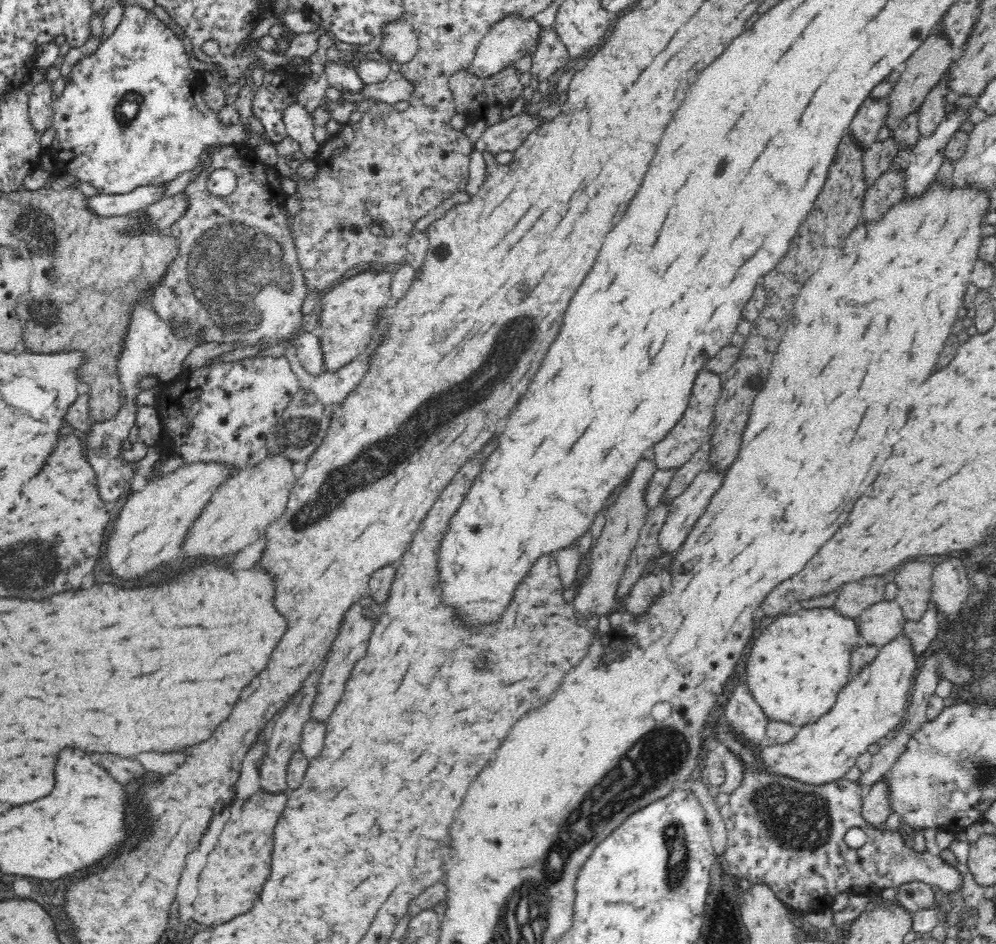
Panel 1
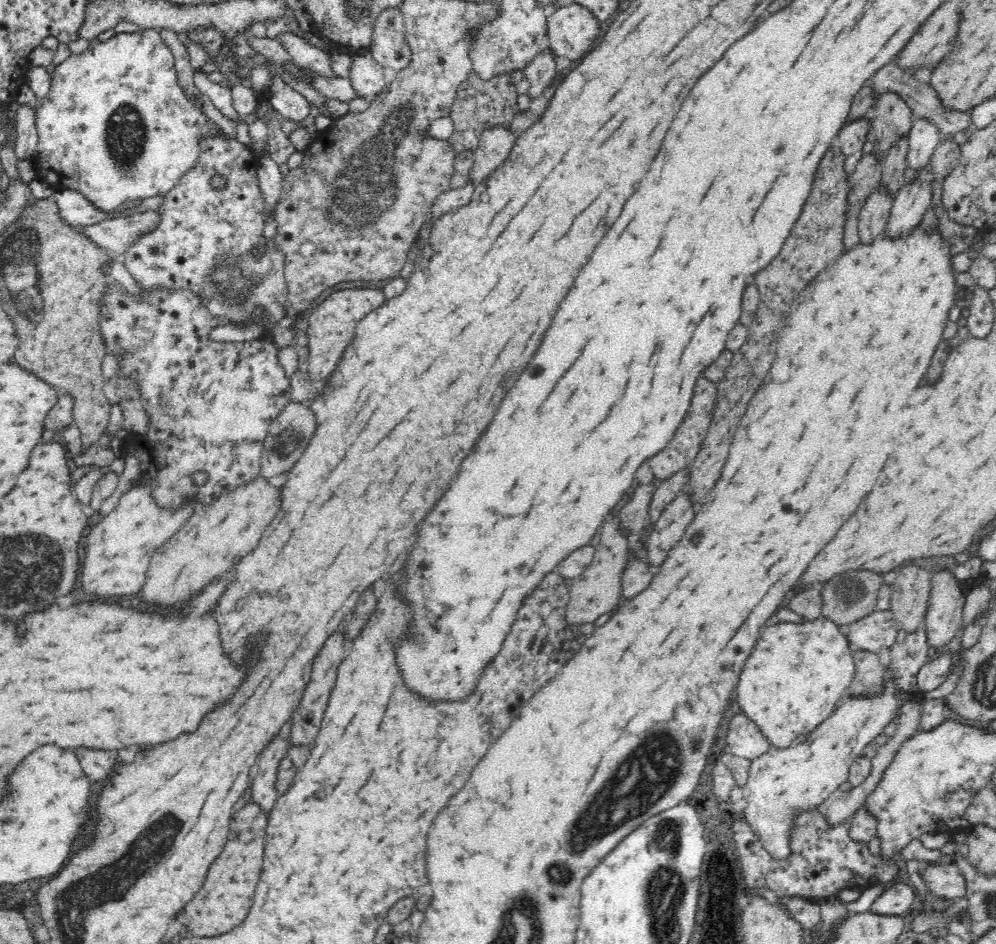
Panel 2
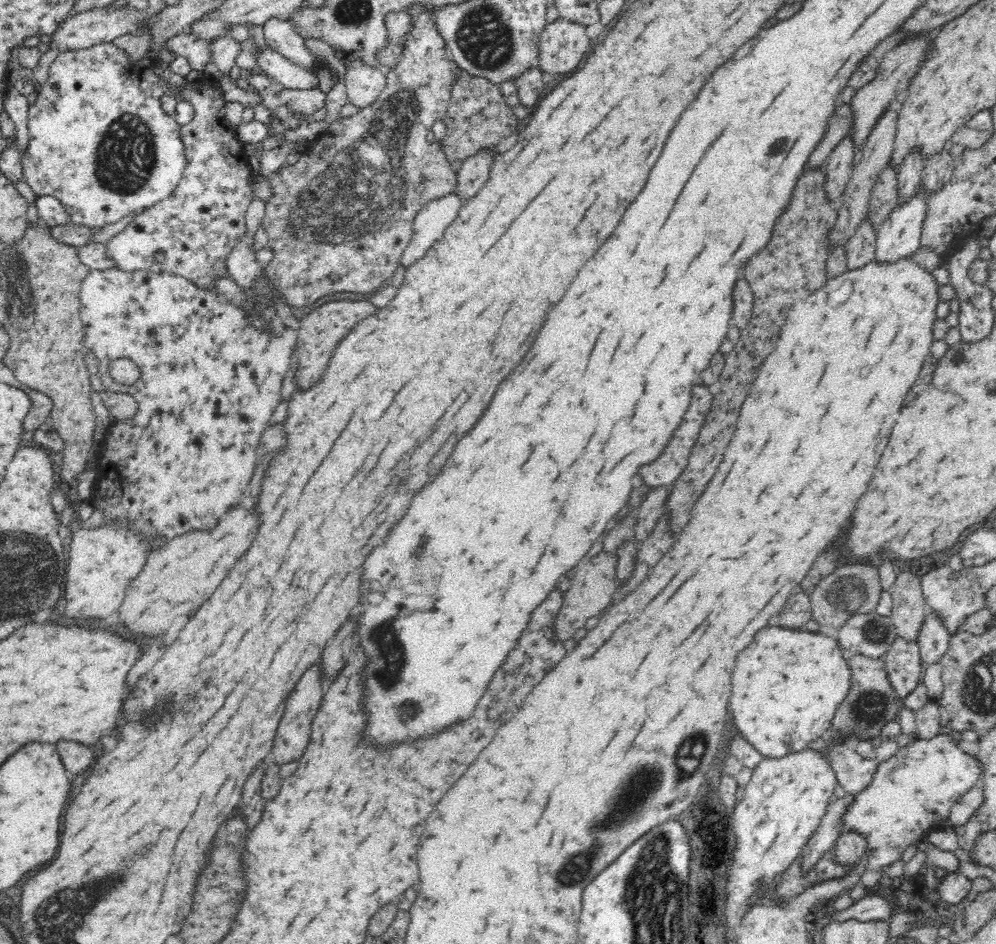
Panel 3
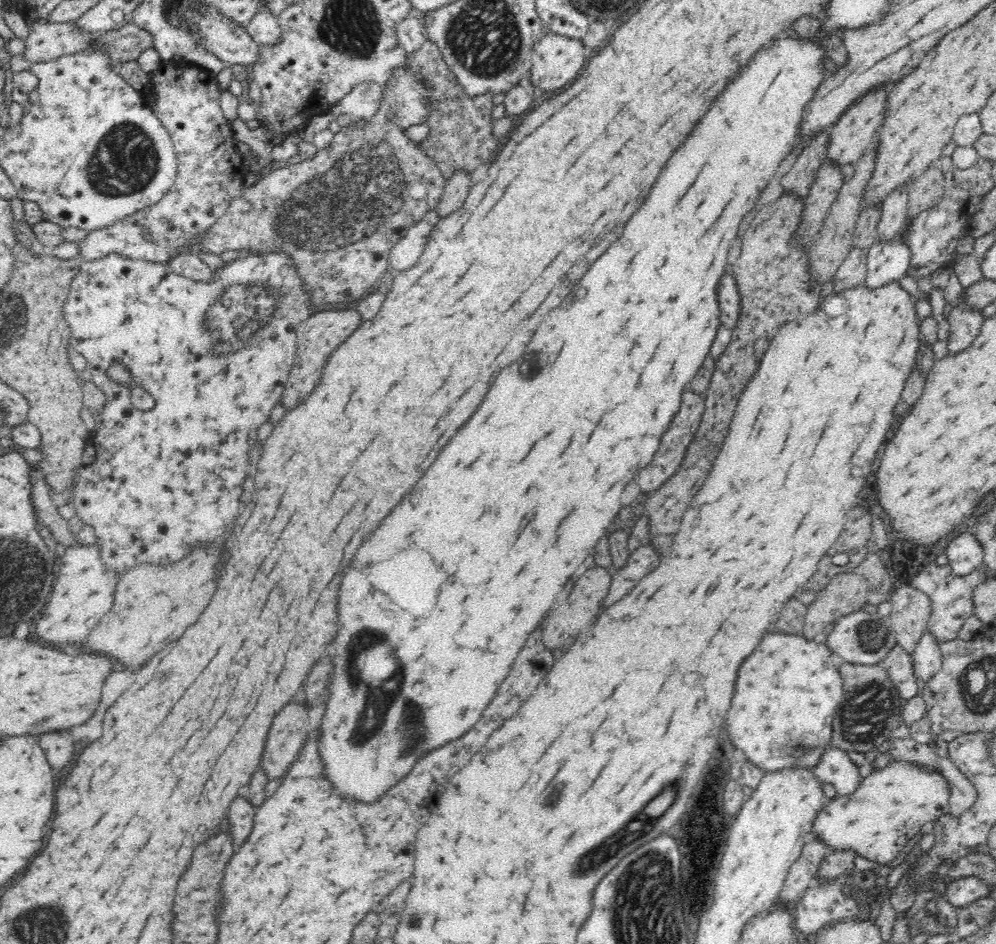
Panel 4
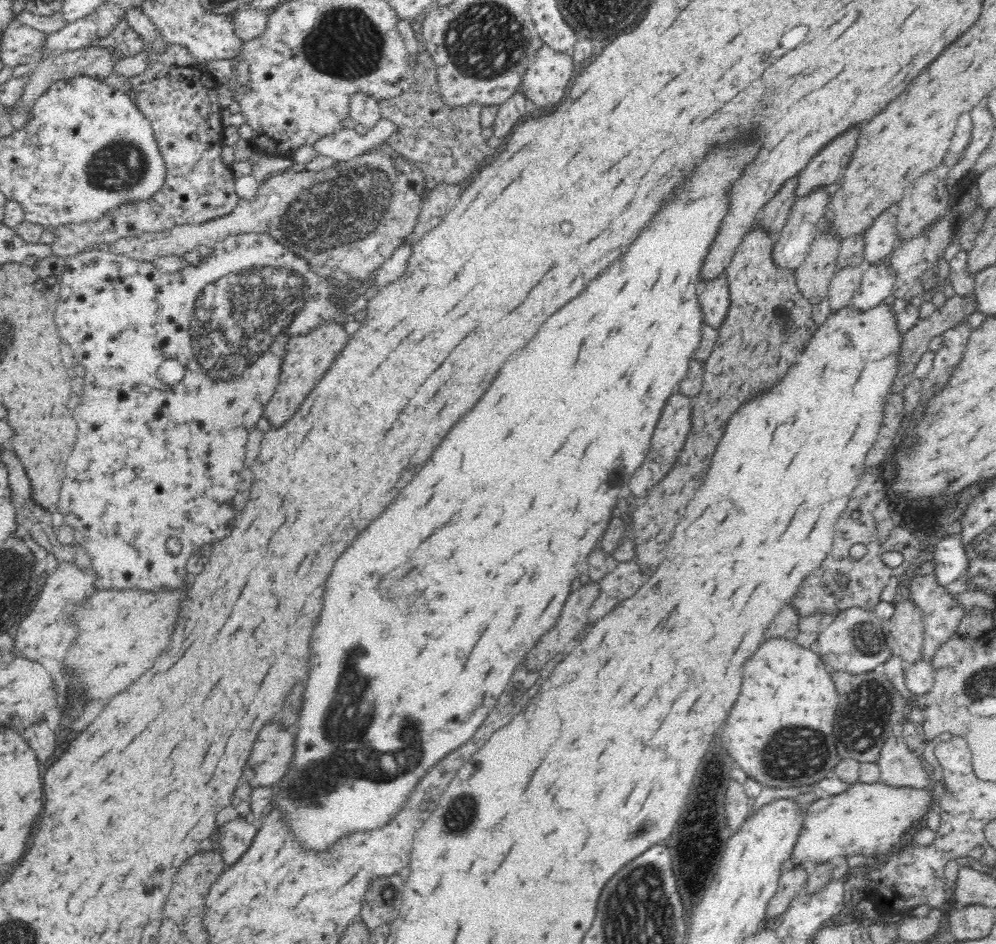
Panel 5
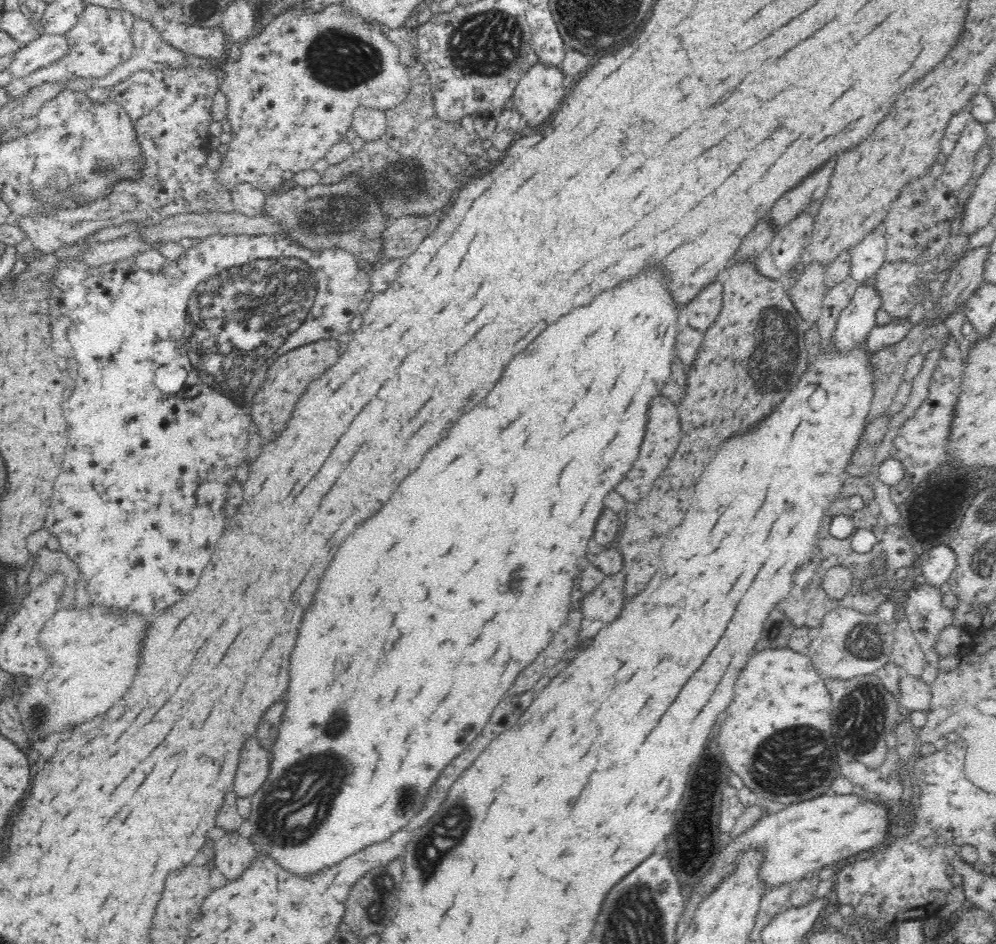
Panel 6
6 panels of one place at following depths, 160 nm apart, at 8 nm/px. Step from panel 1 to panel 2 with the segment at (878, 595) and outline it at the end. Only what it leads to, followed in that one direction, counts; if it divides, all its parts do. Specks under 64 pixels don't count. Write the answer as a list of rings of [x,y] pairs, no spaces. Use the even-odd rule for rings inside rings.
[[[848,570],[834,576],[834,580],[822,584],[820,614],[843,629],[856,619],[872,614],[877,608],[878,591],[884,584],[882,577],[882,573],[870,570]],[[848,582],[852,582],[852,586],[848,586]]]

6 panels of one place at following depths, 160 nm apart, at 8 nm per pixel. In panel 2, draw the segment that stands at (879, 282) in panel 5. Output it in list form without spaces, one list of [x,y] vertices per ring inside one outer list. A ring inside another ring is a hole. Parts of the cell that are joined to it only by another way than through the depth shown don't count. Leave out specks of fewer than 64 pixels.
[[[928,168],[918,172],[917,179],[911,183],[907,181],[901,185],[895,194],[890,214],[886,220],[886,236],[896,240],[908,236],[910,230],[918,228],[925,212],[930,208],[932,187],[930,180],[935,180],[934,173]]]

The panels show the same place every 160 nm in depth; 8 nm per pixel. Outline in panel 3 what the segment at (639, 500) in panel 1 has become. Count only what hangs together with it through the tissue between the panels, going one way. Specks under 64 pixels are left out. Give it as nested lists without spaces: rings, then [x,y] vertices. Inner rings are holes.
[[[602,551],[598,556],[594,556],[590,562],[588,562],[588,568],[586,570],[578,570],[578,576],[584,580],[574,580],[570,590],[564,594],[564,604],[562,604],[562,610],[558,612],[558,618],[554,620],[554,632],[560,640],[568,640],[572,638],[572,634],[582,628],[586,624],[588,618],[600,614],[610,602],[612,602],[612,596],[616,592],[616,586],[618,580],[616,578],[616,554],[615,553],[606,553]]]

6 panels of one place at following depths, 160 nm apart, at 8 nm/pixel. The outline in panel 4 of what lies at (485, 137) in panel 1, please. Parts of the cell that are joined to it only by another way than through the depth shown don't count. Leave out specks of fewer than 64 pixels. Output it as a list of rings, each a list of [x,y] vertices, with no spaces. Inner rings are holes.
[[[456,171],[444,184],[444,190],[440,200],[438,200],[434,211],[438,215],[438,220],[452,214],[458,208],[462,208],[466,194],[470,188],[470,173]]]

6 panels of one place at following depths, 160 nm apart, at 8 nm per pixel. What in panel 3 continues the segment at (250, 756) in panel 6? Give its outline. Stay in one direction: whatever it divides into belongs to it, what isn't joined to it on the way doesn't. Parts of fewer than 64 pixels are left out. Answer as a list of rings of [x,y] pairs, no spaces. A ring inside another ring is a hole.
[[[310,668],[306,670],[306,674],[302,676],[302,680],[298,682],[298,686],[294,688],[294,692],[290,694],[290,698],[286,700],[286,710],[282,712],[282,718],[278,722],[278,728],[271,748],[273,759],[272,762],[278,766],[284,766],[286,763],[297,761],[308,744],[311,734],[311,724],[319,710],[322,693],[322,679],[320,679],[320,670],[318,668]]]

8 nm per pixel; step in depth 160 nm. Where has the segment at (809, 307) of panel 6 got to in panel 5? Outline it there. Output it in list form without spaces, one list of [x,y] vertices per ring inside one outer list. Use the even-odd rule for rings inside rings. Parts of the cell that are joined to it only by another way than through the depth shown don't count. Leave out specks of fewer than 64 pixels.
[[[820,234],[812,242],[810,254],[795,269],[795,283],[802,296],[810,302],[816,298],[824,298],[828,292],[828,284],[836,270],[836,256],[840,250],[840,242],[832,238],[834,234]]]

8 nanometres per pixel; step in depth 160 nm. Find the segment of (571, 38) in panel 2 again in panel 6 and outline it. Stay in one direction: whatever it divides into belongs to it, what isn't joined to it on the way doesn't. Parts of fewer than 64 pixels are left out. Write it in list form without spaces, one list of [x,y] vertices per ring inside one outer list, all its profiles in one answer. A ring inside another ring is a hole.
[[[536,63],[524,73],[513,92],[514,110],[522,114],[530,126],[542,124],[550,116],[550,110],[554,110],[562,100],[564,100],[564,73],[559,66],[544,67]]]

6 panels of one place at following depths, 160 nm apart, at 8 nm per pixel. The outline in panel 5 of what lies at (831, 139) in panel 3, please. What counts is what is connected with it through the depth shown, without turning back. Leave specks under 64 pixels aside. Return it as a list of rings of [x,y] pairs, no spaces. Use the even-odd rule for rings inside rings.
[[[792,178],[790,182],[786,182],[786,186],[778,192],[778,196],[774,196],[774,200],[770,200],[764,210],[762,210],[762,218],[756,222],[758,228],[776,234],[780,232],[780,228],[786,224],[786,218],[790,214],[792,204],[796,202],[796,178]]]

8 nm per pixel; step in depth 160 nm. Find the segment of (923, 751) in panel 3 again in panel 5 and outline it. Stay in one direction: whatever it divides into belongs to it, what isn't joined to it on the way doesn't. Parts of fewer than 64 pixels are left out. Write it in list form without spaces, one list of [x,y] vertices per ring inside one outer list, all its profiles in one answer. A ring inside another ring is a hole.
[[[856,782],[830,798],[816,799],[802,807],[802,828],[784,869],[802,867],[806,862],[828,863],[834,856],[862,854],[866,858],[875,857],[875,860],[884,858],[916,819],[924,817],[930,802],[932,796],[926,789],[896,788],[882,782]]]

